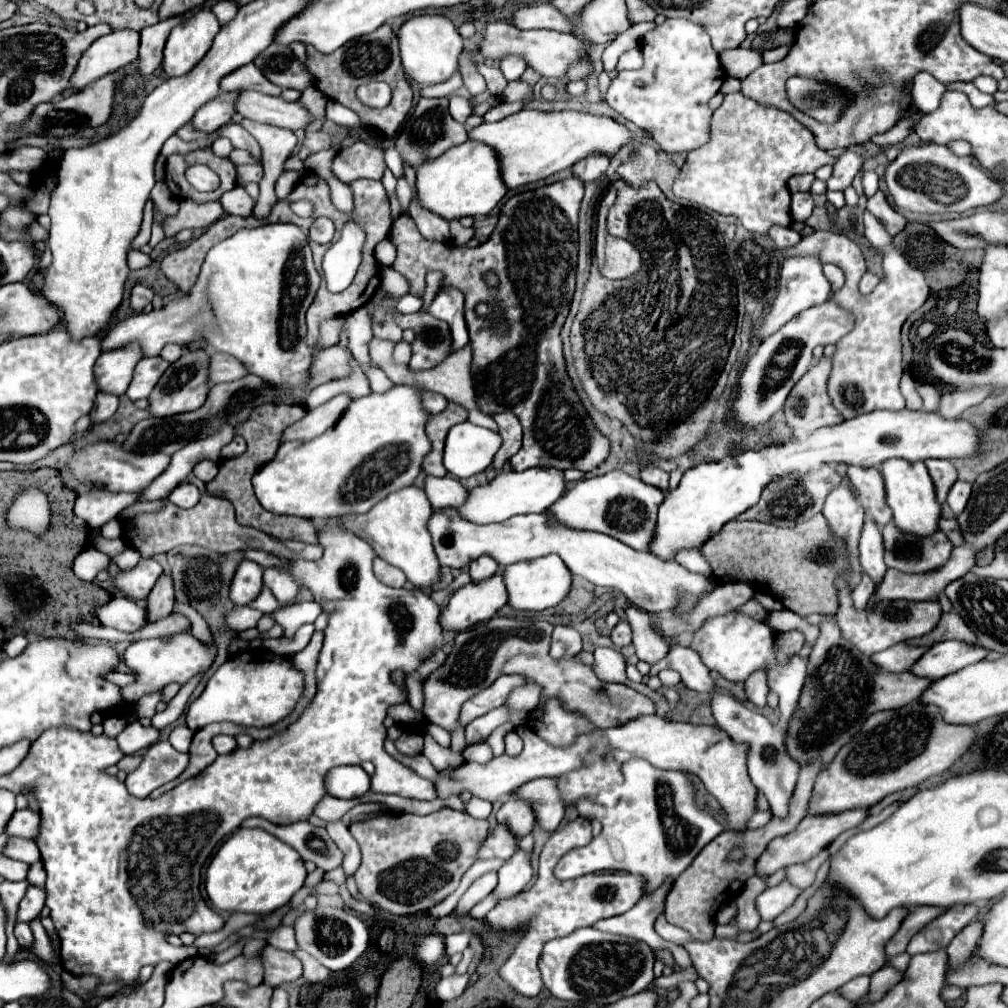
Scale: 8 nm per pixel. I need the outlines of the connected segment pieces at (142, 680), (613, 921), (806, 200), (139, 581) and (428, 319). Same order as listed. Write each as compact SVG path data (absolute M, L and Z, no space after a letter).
M182 632L168 638L154 638L154 640L138 640L124 652L124 662L136 672L136 682L122 688L122 694L128 702L138 702L144 694L156 692L166 684L178 682L186 684L194 674L206 672L214 662L216 646L200 644L190 632Z
M668 878L668 880L660 886L660 890L642 896L634 908L630 908L628 912L620 914L620 916L612 916L612 918L600 920L598 924L594 924L594 928L602 930L602 932L612 932L612 934L624 934L624 936L638 938L638 940L650 944L654 950L668 948L670 944L664 942L664 940L656 934L654 922L656 922L656 918L664 912L666 894L670 892L672 882L674 882L674 880Z
M796 192L792 194L792 220L806 222L806 218L812 214L814 200L810 192Z
M142 558L132 570L120 570L112 580L116 594L132 600L146 600L154 582L162 574L162 566L154 558Z
M428 312L404 314L402 328L410 328L416 334L412 342L412 370L434 368L452 354L450 328Z

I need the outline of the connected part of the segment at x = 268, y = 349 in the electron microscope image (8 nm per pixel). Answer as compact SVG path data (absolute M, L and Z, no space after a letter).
M278 222L256 228L242 228L230 238L218 242L208 252L198 282L190 294L174 298L164 308L152 310L150 314L140 312L114 324L102 338L102 350L114 350L130 342L140 342L144 356L158 356L166 344L188 346L194 342L206 342L210 348L238 358L250 374L264 378L278 390L286 390L288 386L298 388L302 386L312 362L312 354L306 344L304 314L312 304L320 282L322 278L314 268L308 236L296 224Z

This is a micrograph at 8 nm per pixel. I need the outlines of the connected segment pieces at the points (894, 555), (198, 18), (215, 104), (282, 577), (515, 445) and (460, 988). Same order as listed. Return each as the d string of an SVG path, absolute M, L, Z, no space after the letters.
M892 522L884 526L884 550L886 566L910 574L928 572L946 564L950 558L952 542L944 532L934 532L932 536L918 538L914 534L902 534Z
M200 8L194 14L186 14L184 22L180 22L168 36L166 48L164 48L164 62L162 68L166 72L166 76L182 76L186 72L190 72L202 58L204 54L210 50L214 36L220 32L220 22L218 18L212 14L210 8Z
M222 92L216 100L208 102L206 106L202 106L196 116L192 118L192 124L198 130L204 132L214 132L220 126L228 124L232 120L234 112L234 102L238 100L238 92Z
M278 568L264 570L264 584L274 592L274 596L282 604L292 602L300 590L300 586L294 582L294 576L290 574L290 570L278 570Z
M502 412L502 414L492 414L494 422L498 424L498 432L502 436L502 446L498 450L498 454L494 456L494 462L492 462L492 468L496 470L502 470L504 464L520 450L522 446L522 426L520 426L520 420L516 414L510 414L510 412Z
M454 974L454 976L440 978L436 984L436 996L442 1002L456 1000L462 996L462 992L468 988L468 984L470 984L470 974Z

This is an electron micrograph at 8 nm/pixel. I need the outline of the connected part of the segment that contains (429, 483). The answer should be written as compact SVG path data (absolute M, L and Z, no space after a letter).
M428 476L424 484L424 492L430 498L432 508L444 508L444 506L462 506L468 498L468 490L456 480L456 478L436 478Z

